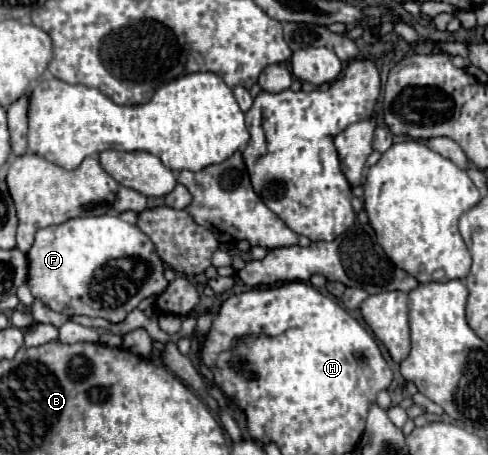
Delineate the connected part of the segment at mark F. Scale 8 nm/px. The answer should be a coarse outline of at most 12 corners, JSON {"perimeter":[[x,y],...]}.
{"perimeter":[[119,216],[37,232],[47,308],[121,322],[167,288],[153,242]]}

